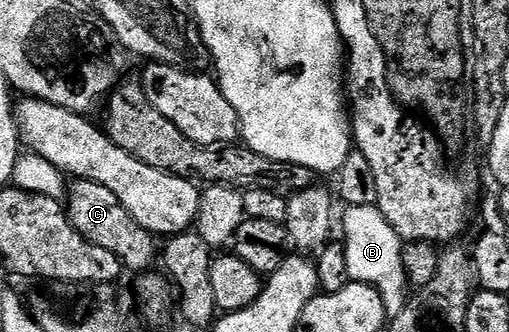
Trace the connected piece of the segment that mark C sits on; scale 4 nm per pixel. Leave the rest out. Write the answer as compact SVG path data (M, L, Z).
M73 180L66 191L66 212L71 225L84 239L114 252L127 270L141 273L153 268L154 257L158 255L155 236L142 228L106 187L93 181Z

